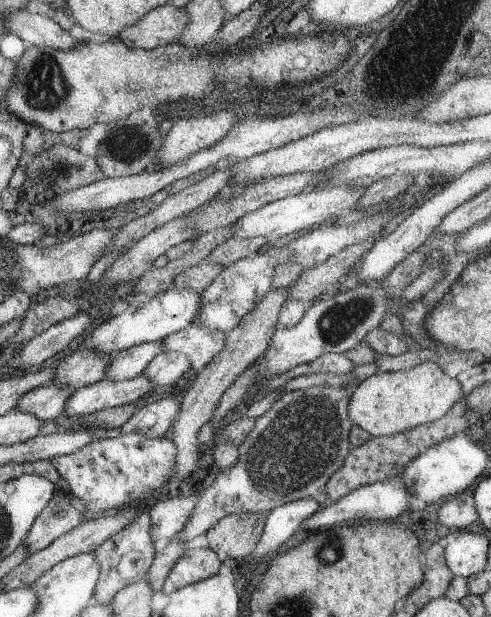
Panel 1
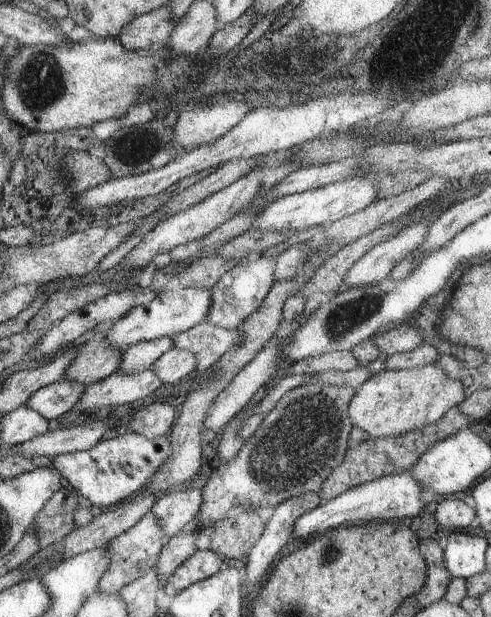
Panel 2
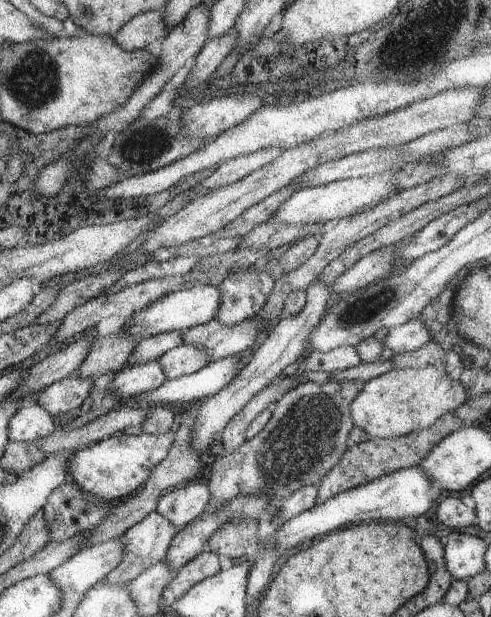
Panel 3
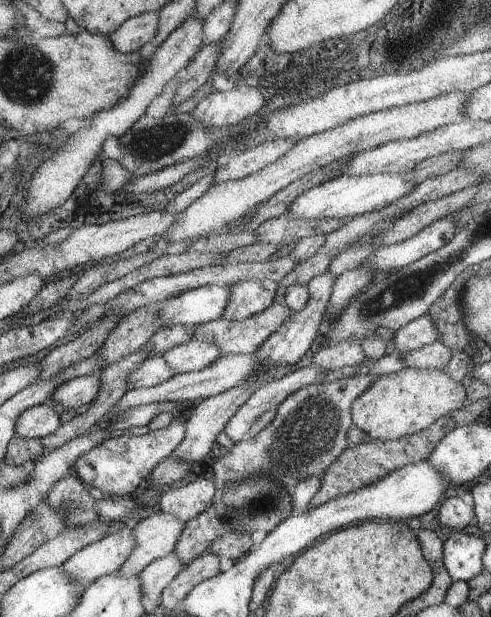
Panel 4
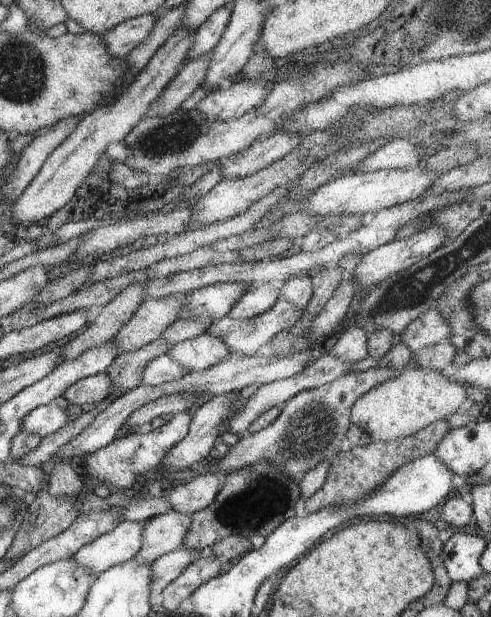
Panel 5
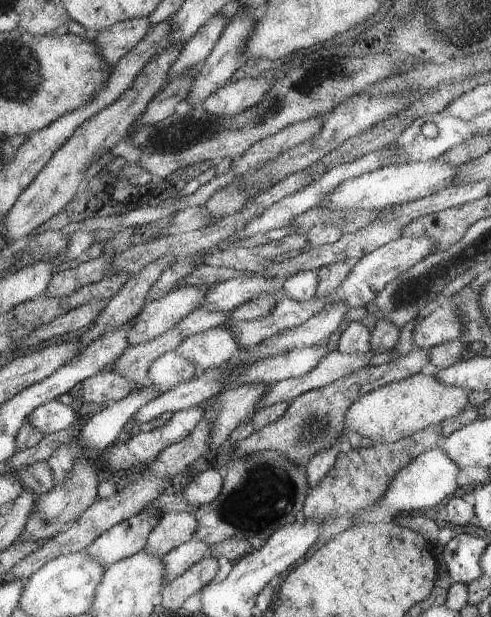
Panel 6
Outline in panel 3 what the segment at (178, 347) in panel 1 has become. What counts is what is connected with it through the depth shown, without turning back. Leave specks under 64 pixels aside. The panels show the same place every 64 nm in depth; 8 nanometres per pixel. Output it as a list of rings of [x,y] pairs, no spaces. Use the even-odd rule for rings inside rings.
[[[254,318],[233,326],[225,326],[213,319],[201,326],[190,328],[182,334],[182,338],[184,344],[207,348],[211,362],[214,362],[252,349],[264,326],[264,321]]]

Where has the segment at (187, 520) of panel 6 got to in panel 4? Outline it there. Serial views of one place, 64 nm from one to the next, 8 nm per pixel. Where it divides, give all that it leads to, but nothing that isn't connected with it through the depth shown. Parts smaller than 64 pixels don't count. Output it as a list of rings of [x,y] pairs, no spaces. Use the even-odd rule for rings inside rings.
[[[157,511],[133,525],[137,546],[117,573],[140,575],[148,564],[171,554],[185,526],[180,518],[163,511]]]

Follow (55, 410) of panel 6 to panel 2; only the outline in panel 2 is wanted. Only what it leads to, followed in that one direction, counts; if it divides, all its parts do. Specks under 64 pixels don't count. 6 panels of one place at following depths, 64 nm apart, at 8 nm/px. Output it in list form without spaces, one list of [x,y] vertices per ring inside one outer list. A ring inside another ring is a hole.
[[[26,404],[11,411],[1,423],[1,440],[5,447],[16,447],[48,433],[49,421]]]

